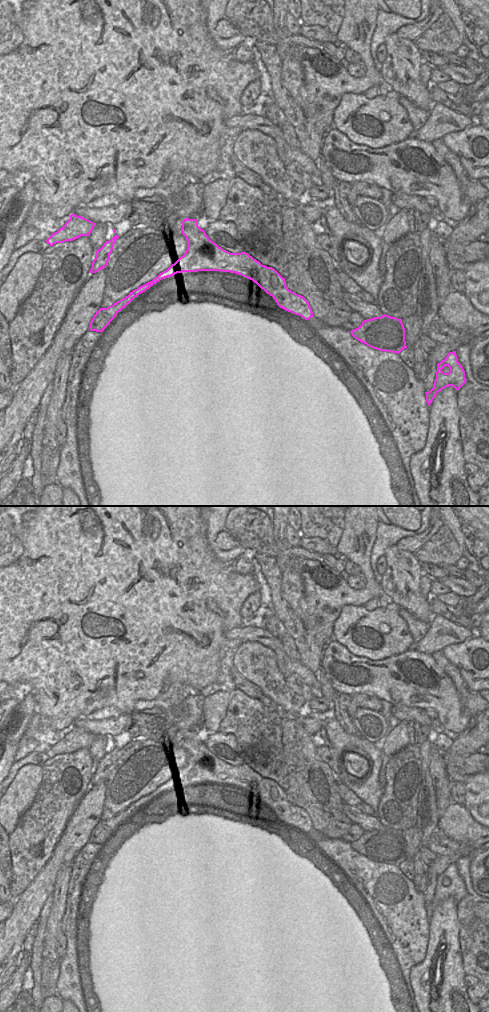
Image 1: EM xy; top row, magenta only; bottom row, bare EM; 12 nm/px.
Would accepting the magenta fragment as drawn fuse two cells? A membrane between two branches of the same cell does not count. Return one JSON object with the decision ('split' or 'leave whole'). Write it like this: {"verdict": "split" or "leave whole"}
{"verdict": "split"}

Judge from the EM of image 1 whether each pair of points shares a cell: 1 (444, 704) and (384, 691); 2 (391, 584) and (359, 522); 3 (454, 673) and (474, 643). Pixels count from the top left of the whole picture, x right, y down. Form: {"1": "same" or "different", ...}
{"1": "same", "2": "different", "3": "different"}

